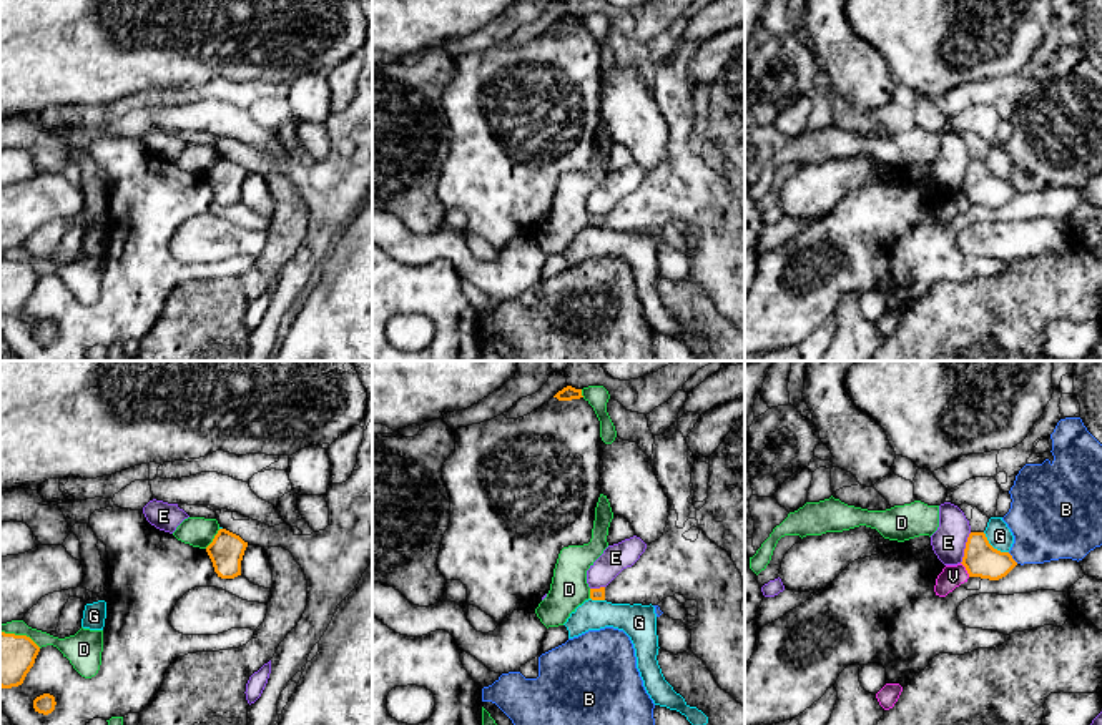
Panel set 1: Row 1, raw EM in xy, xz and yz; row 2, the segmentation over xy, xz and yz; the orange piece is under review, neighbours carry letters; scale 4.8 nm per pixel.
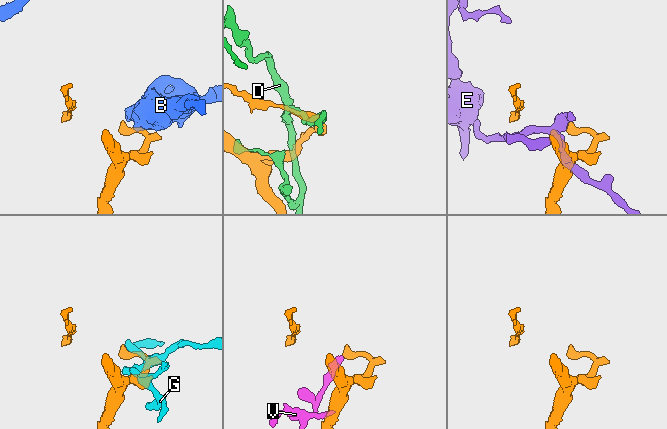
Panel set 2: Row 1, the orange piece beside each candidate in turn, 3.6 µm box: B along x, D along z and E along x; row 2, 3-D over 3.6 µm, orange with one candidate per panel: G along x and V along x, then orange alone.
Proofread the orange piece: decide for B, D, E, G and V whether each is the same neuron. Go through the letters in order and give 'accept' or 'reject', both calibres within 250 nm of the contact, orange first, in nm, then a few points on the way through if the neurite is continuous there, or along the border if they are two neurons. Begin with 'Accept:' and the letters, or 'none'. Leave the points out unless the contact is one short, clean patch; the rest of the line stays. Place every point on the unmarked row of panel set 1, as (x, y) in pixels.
Accept: none
B: reject; 170 nm thick on the orange side, 360 nm on the other
D: reject; 170 nm thick on the orange side, 140 nm on the other
E: reject; 170 nm thick on the orange side, 160 nm on the other; border along yz (971, 160), (959, 190)
G: reject; 170 nm thick on the orange side, 120 nm on the other
V: reject; 170 nm thick on the orange side, 110 nm on the other; border along yz (961, 190), (969, 203)

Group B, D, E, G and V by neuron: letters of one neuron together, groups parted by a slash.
B / D / E / G / V

